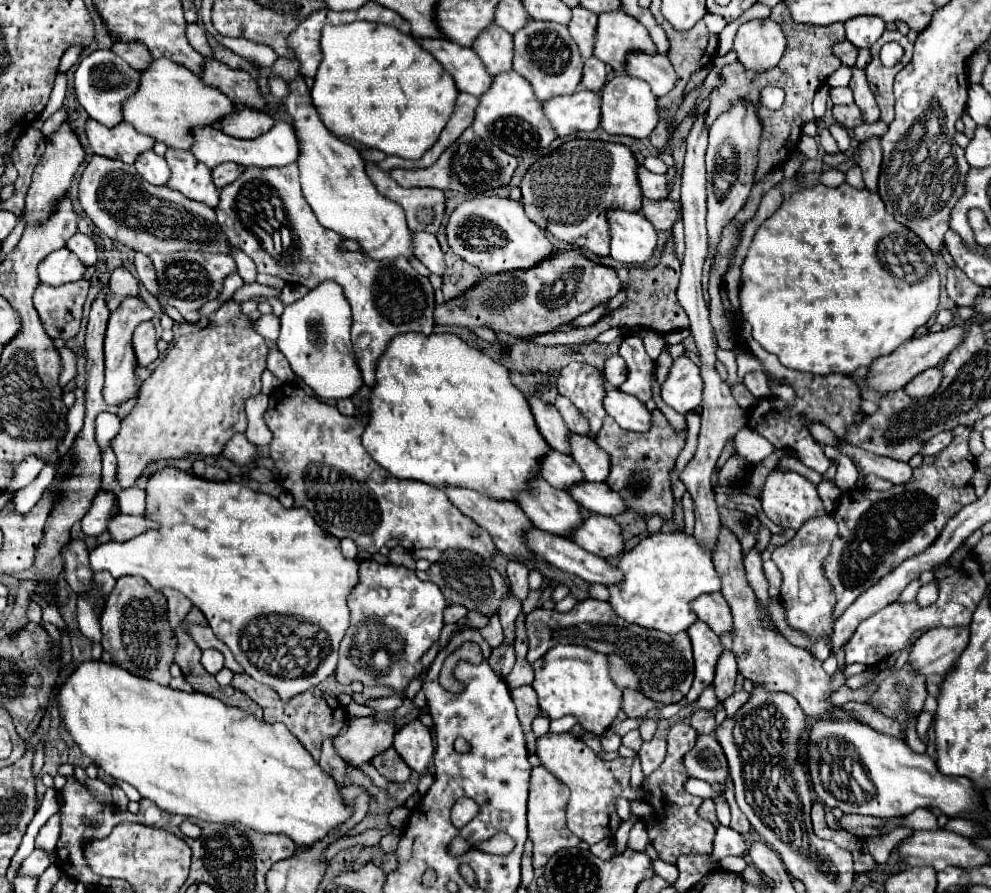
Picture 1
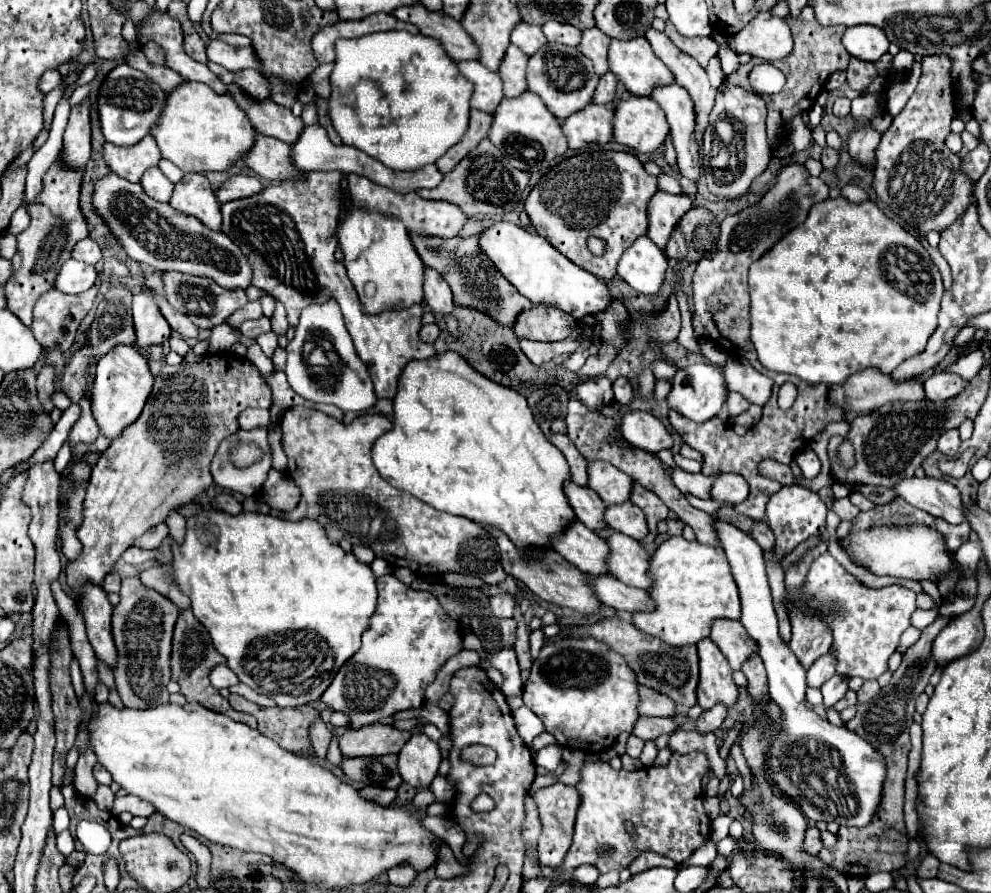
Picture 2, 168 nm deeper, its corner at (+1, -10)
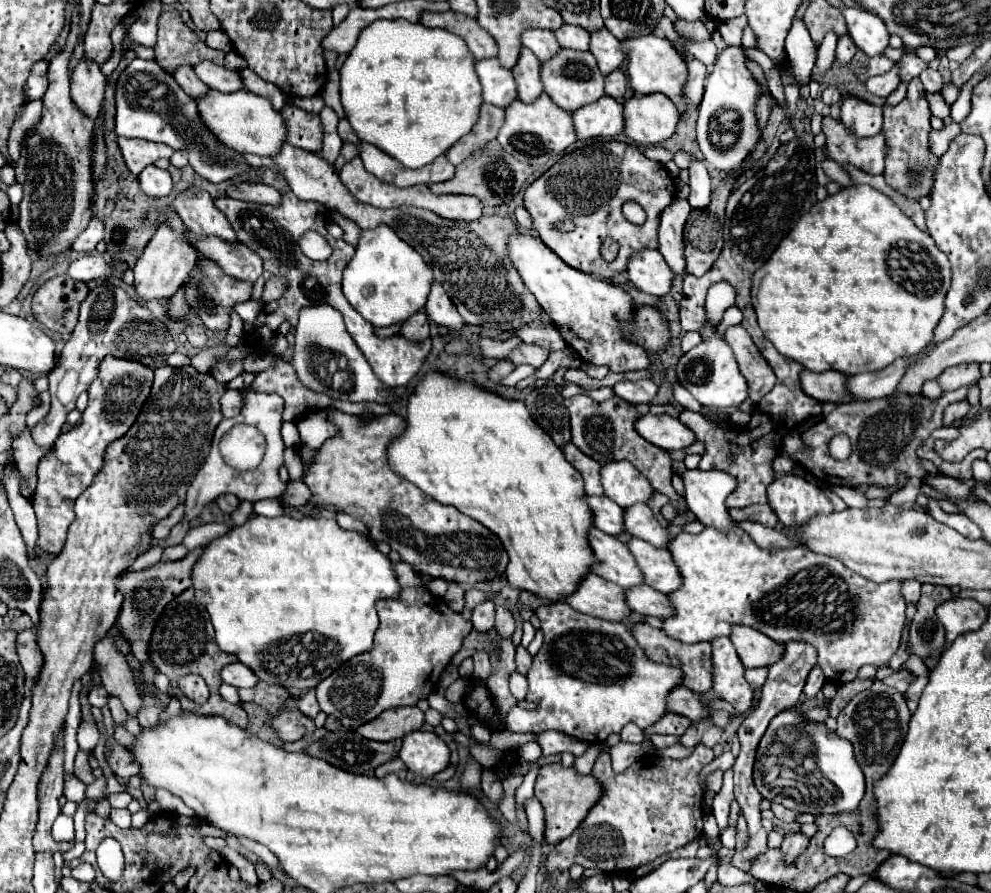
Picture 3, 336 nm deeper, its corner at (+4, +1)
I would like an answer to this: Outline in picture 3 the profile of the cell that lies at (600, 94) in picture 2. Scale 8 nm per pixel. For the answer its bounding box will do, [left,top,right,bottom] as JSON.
[606,69,626,99]

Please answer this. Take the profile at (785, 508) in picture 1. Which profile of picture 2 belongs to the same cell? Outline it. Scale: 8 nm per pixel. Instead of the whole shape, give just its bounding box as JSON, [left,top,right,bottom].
[767,486,827,560]

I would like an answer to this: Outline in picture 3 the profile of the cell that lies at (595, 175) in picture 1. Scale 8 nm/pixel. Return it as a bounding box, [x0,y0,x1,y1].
[524,141,676,281]

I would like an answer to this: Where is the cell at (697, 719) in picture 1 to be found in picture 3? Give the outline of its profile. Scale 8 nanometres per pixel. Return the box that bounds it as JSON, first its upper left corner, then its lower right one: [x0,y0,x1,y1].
[650,735,678,749]

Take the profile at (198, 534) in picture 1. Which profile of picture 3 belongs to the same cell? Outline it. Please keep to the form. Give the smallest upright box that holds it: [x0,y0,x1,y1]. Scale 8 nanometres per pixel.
[192,515,402,695]

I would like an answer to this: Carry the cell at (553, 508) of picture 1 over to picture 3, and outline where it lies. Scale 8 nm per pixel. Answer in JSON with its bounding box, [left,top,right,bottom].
[590,527,644,589]

